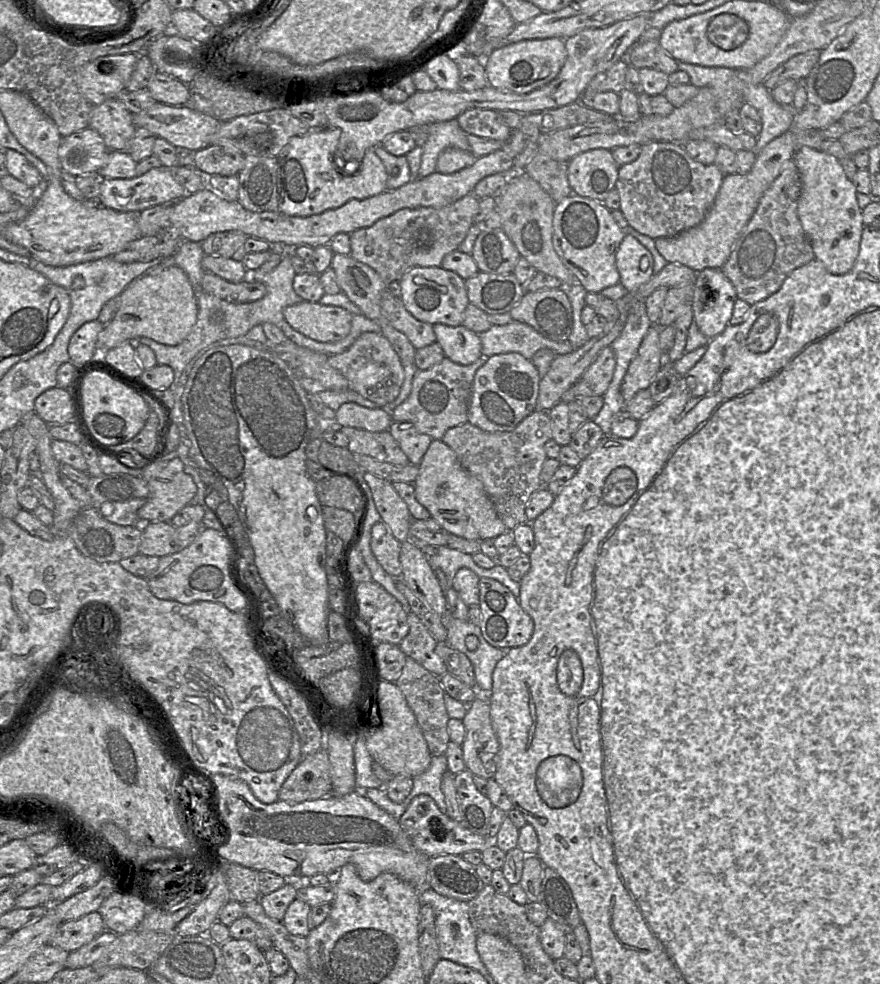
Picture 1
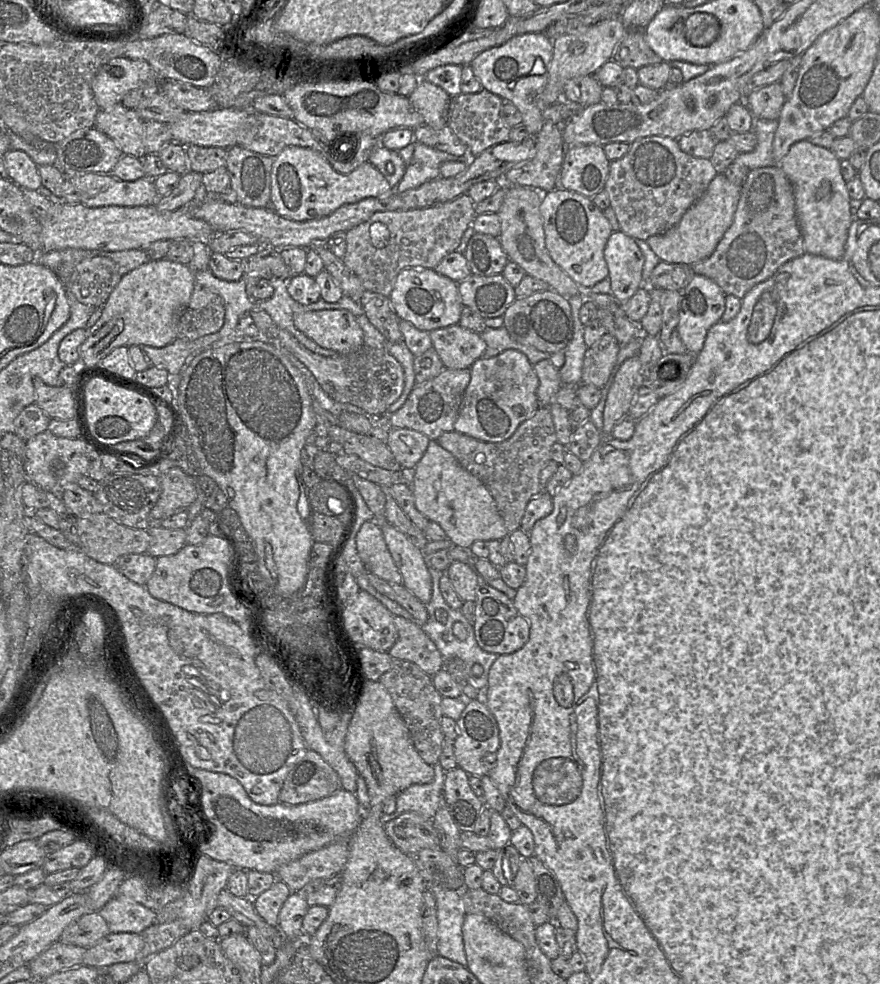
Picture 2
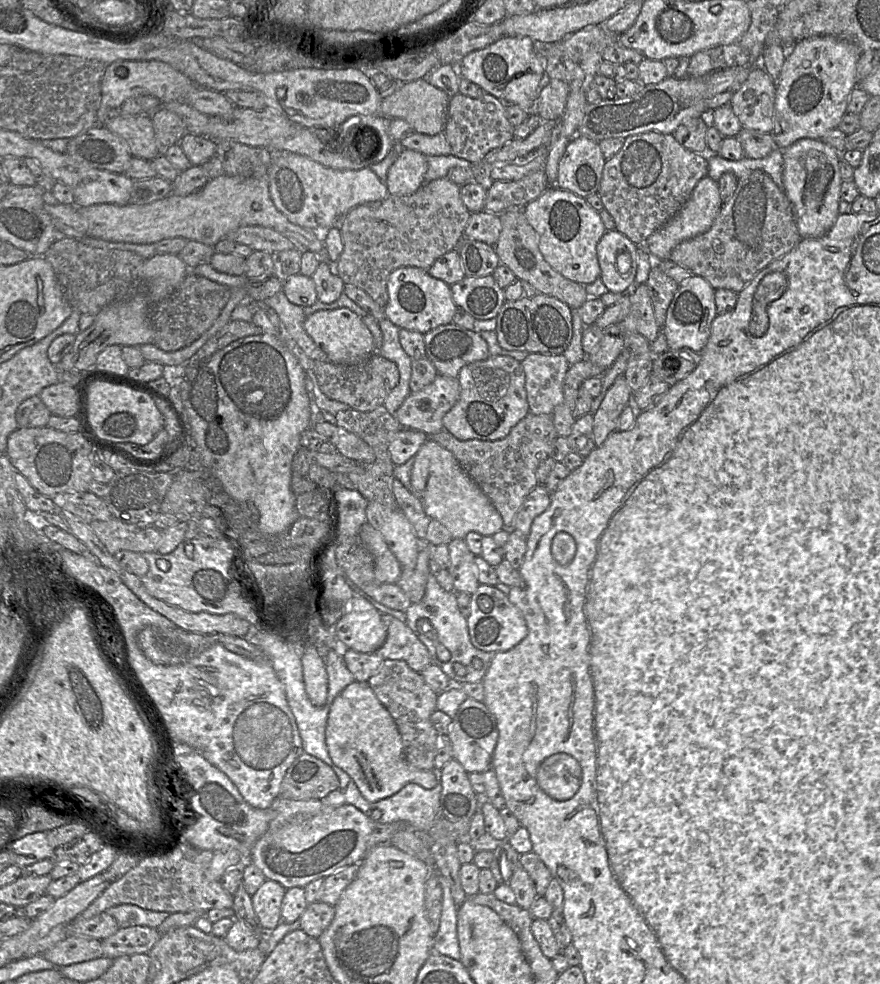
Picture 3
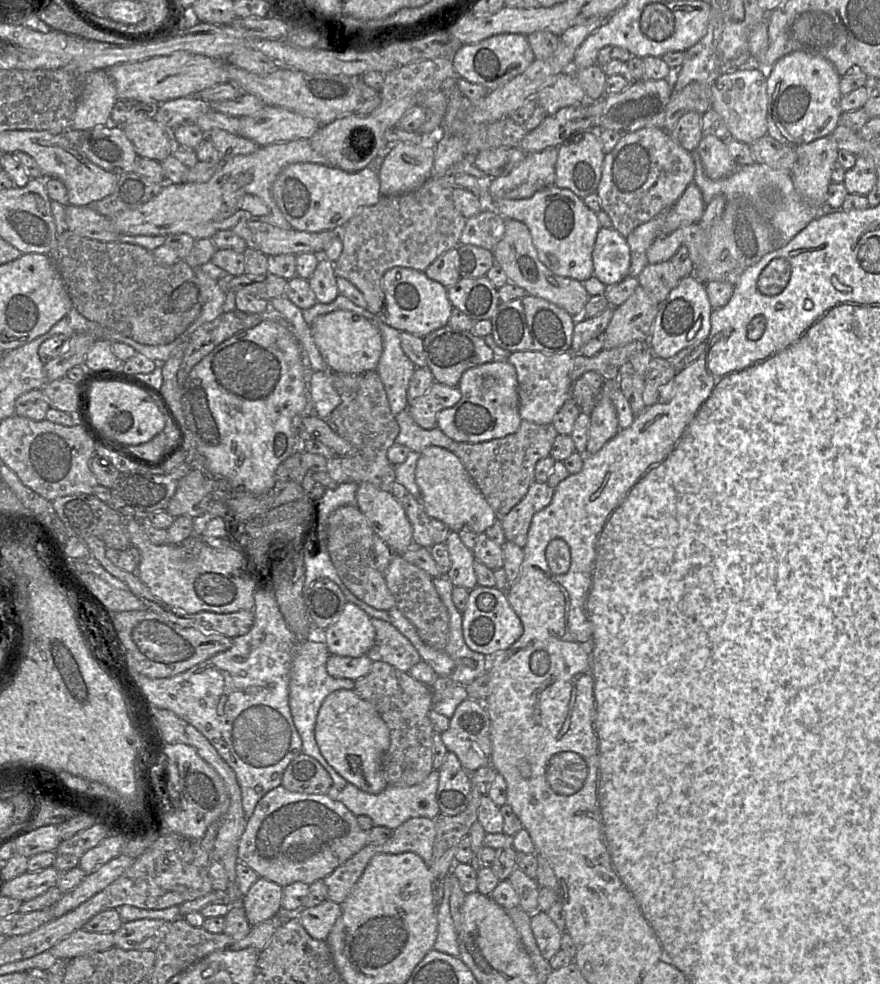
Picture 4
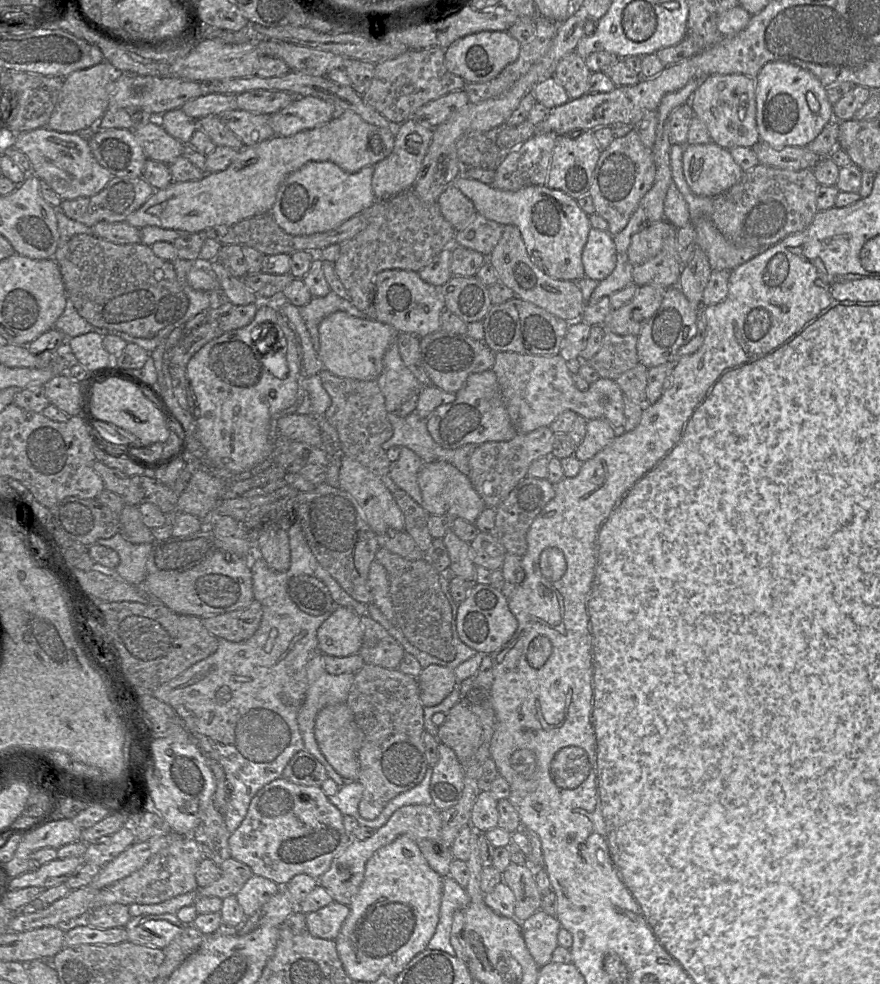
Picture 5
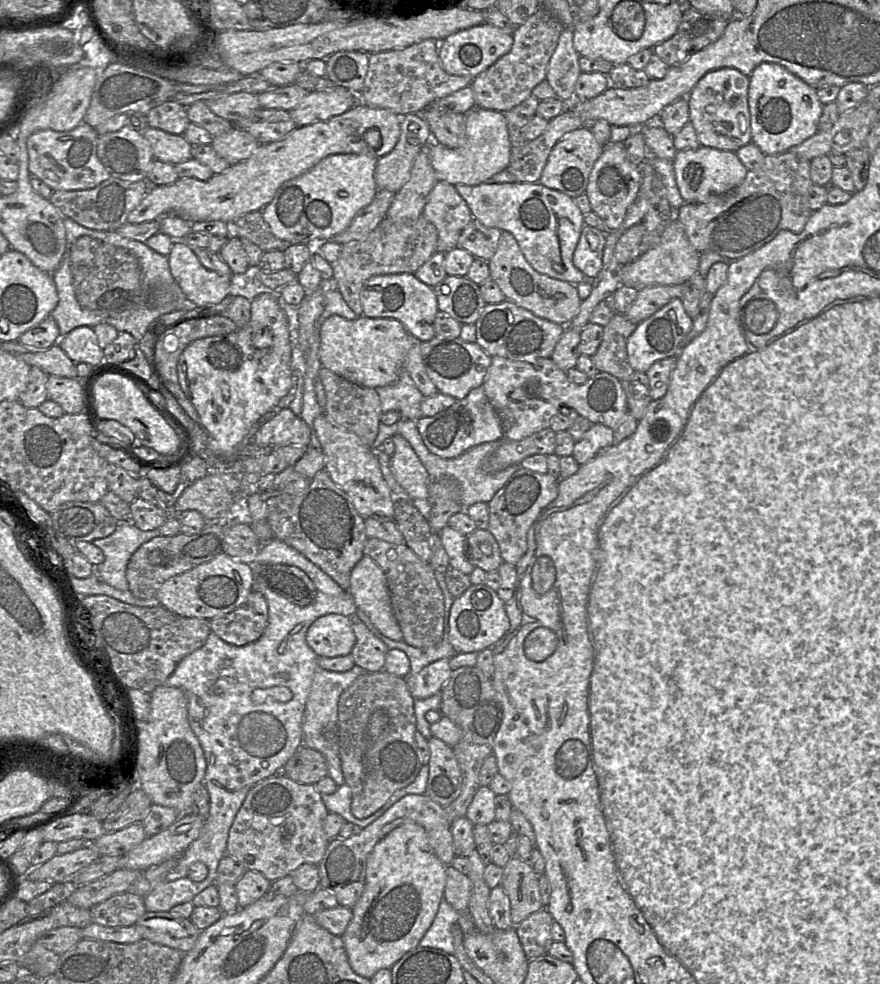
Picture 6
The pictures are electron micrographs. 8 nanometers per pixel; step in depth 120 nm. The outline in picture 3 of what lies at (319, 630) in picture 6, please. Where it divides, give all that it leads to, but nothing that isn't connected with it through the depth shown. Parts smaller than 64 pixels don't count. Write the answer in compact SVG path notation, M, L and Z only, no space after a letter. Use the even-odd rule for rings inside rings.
M354 595L347 612L335 625L336 637L350 650L361 653L374 653L385 642L387 629L381 619L381 613L366 599Z

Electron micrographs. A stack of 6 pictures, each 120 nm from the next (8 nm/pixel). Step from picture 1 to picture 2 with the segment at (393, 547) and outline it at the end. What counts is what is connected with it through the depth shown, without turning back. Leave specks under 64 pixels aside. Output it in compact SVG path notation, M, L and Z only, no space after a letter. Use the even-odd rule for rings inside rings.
M375 521L365 522L356 536L357 551L367 571L384 580L403 584L381 527Z

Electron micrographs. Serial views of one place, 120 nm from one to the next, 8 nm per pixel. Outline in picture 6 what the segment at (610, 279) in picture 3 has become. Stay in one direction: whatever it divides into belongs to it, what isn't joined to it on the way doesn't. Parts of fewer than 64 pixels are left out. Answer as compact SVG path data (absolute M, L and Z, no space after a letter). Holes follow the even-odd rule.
M584 225L573 254L573 264L588 279L594 279L602 269L606 233L596 227Z

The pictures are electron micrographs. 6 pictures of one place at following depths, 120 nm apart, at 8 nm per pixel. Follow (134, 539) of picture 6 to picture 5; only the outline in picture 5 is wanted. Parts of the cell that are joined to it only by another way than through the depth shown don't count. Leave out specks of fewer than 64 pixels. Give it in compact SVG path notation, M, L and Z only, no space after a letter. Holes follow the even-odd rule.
M120 532L108 539L99 539L95 544L108 547L119 555L119 564L115 573L133 586L142 586L147 572L146 562L152 550L152 544L133 544Z

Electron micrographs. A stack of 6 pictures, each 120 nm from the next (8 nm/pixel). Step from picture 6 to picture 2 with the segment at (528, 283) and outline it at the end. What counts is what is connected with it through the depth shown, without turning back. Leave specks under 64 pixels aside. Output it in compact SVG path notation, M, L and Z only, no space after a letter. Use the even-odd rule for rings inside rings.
M509 185L504 201L497 212L501 221L500 244L510 261L518 264L525 273L546 282L551 290L569 298L584 292L551 258L545 244L543 219L540 213L543 194L533 188Z

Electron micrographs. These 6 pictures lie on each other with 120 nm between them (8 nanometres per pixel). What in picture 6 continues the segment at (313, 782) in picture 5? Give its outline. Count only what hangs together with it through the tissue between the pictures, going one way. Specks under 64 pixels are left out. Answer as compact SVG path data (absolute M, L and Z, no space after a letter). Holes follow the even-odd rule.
M302 745L280 773L297 783L313 785L328 776L327 762L320 752Z

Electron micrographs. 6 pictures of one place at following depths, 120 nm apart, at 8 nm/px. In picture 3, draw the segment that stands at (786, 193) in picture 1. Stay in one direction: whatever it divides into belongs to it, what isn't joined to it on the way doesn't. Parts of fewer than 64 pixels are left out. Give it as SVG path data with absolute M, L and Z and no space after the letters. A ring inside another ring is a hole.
M761 170L738 179L738 185L711 228L681 242L669 260L686 268L716 289L729 289L737 294L772 261L794 249L802 238L798 232L792 205L784 190Z

